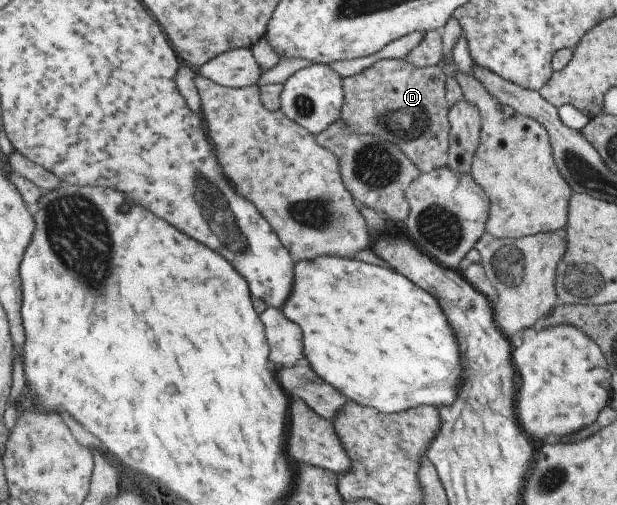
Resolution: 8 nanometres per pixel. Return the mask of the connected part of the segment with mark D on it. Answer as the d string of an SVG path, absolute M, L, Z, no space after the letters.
M455 16L444 26L444 60L439 65L418 67L407 59L381 59L364 71L344 78L345 102L340 120L356 133L381 137L395 143L413 160L423 173L431 172L448 165L450 153L450 105L447 98L446 80L451 67L450 58L453 46L464 34L461 22Z

